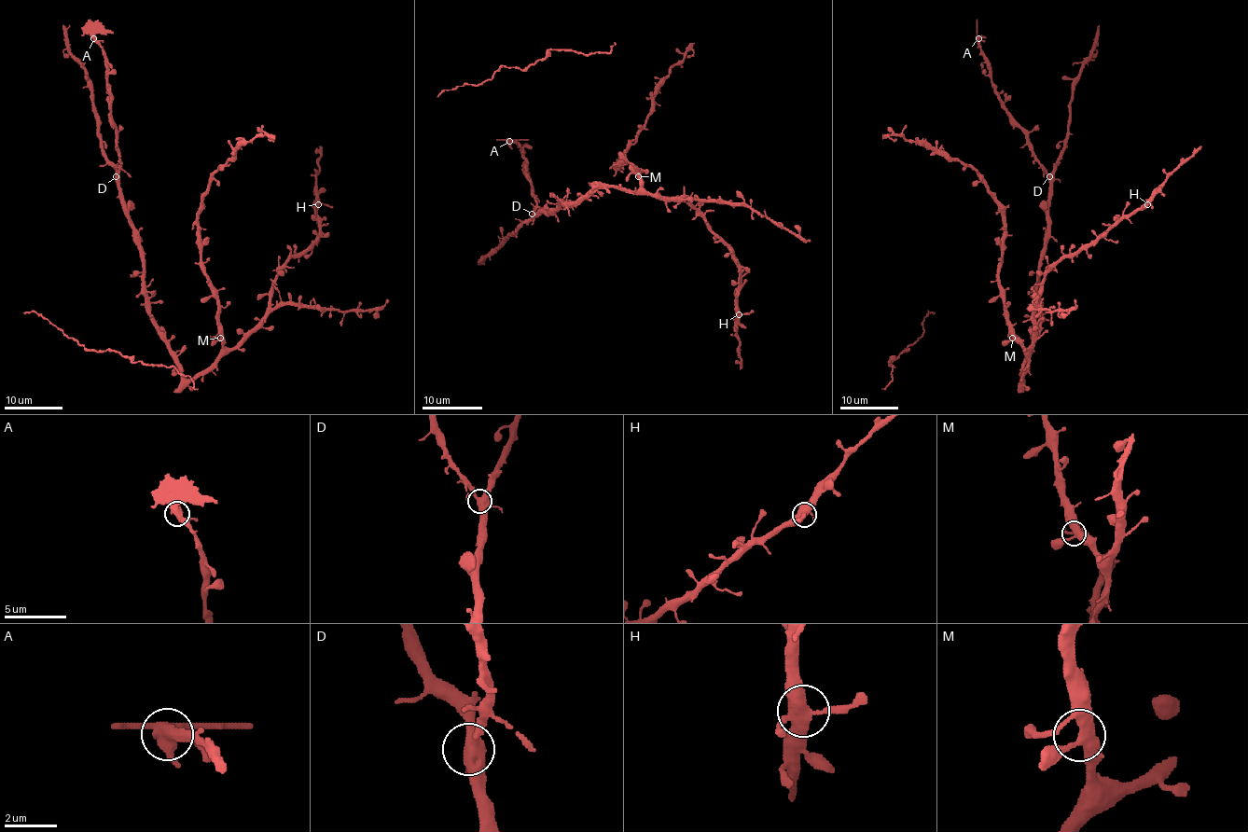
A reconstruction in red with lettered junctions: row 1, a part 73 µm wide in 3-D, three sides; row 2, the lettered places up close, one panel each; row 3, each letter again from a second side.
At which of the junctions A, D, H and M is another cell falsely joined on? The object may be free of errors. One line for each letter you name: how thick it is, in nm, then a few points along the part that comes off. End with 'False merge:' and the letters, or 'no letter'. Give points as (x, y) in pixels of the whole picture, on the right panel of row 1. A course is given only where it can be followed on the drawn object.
A: calibre 440 nm
False merge: A

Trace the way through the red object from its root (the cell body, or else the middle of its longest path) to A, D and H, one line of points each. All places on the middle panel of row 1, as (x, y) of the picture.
A: (596, 188), (576, 203), (561, 201), (549, 212), (534, 214), (536, 201), (526, 159), (520, 146), (509, 142)
D: (596, 188), (576, 203), (561, 201), (549, 212), (532, 214)
H: (596, 188), (621, 187), (632, 191), (648, 191), (659, 197), (685, 197), (728, 248), (739, 269), (739, 314)

